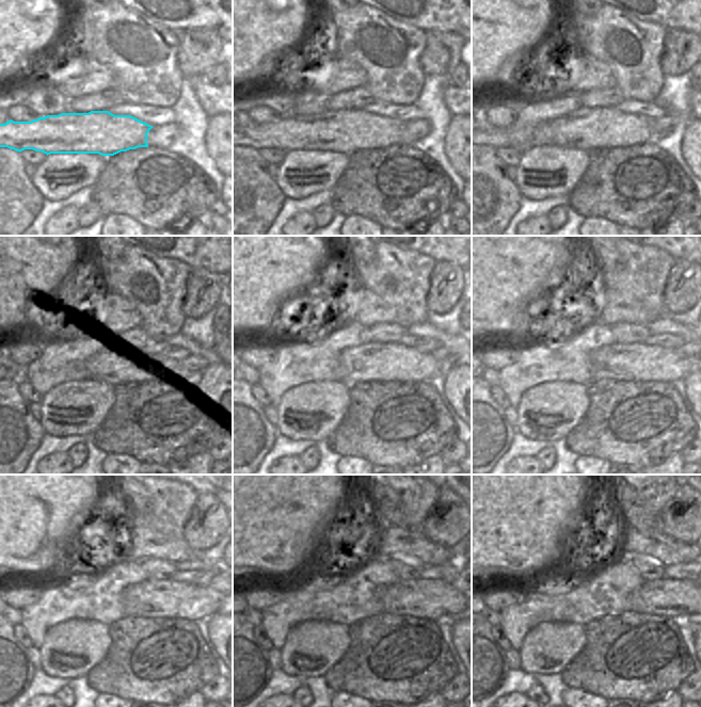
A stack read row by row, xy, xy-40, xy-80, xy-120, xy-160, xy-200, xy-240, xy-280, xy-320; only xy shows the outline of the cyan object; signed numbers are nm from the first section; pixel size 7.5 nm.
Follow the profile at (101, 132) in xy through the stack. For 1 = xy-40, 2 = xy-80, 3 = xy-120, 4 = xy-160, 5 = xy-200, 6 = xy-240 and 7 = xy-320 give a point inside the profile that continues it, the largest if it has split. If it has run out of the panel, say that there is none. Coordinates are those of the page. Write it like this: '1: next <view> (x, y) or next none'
1: next xy-40 (349, 130)
2: next xy-80 (587, 129)
3: next xy-120 (121, 363)
4: next xy-160 (372, 362)
5: next xy-200 (623, 362)
6: next xy-240 (153, 598)
7: next xy-320 (667, 597)

